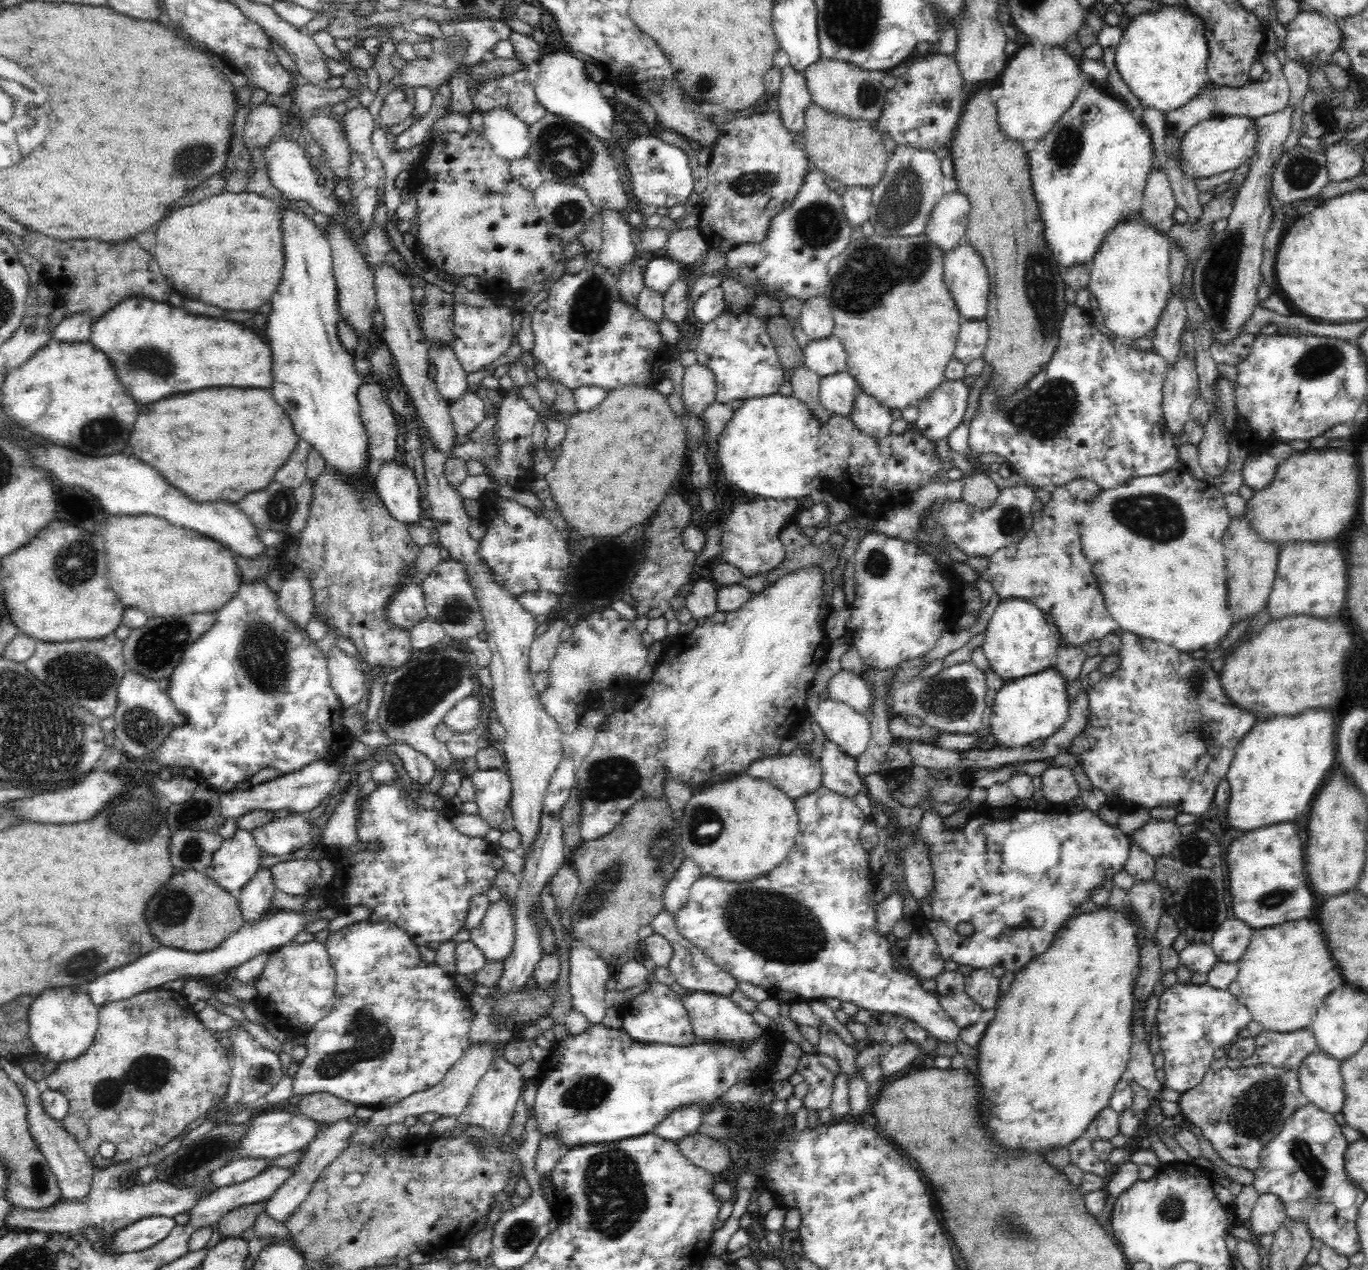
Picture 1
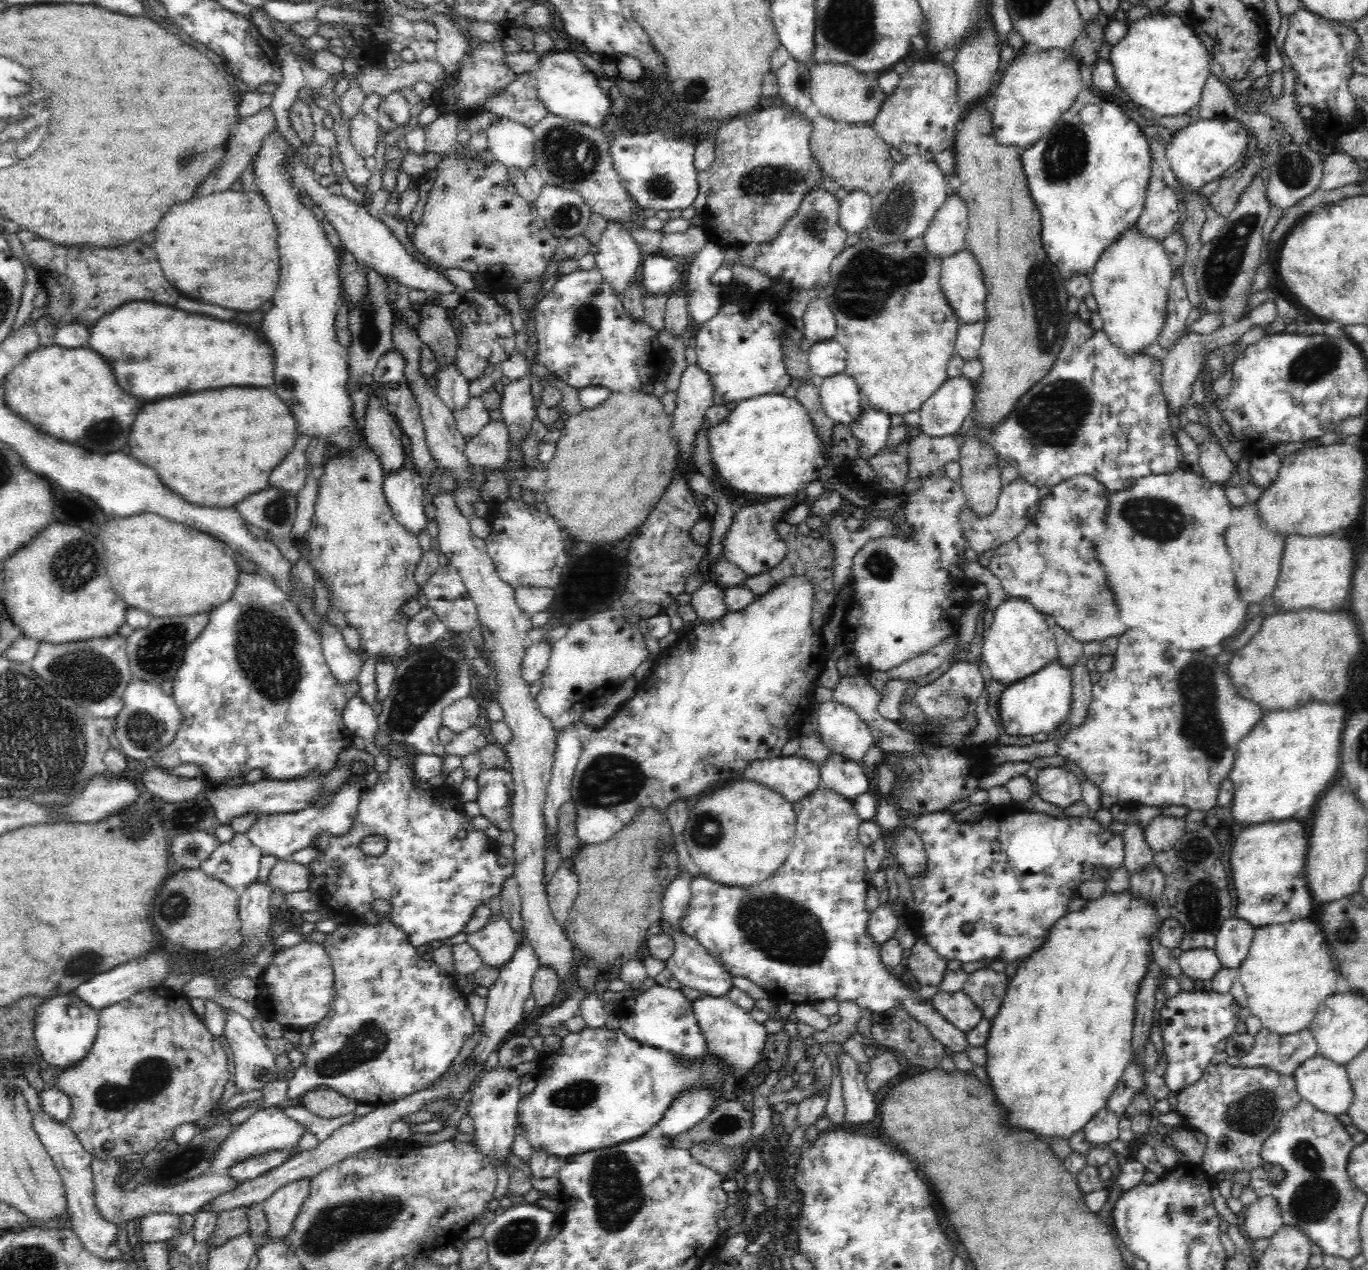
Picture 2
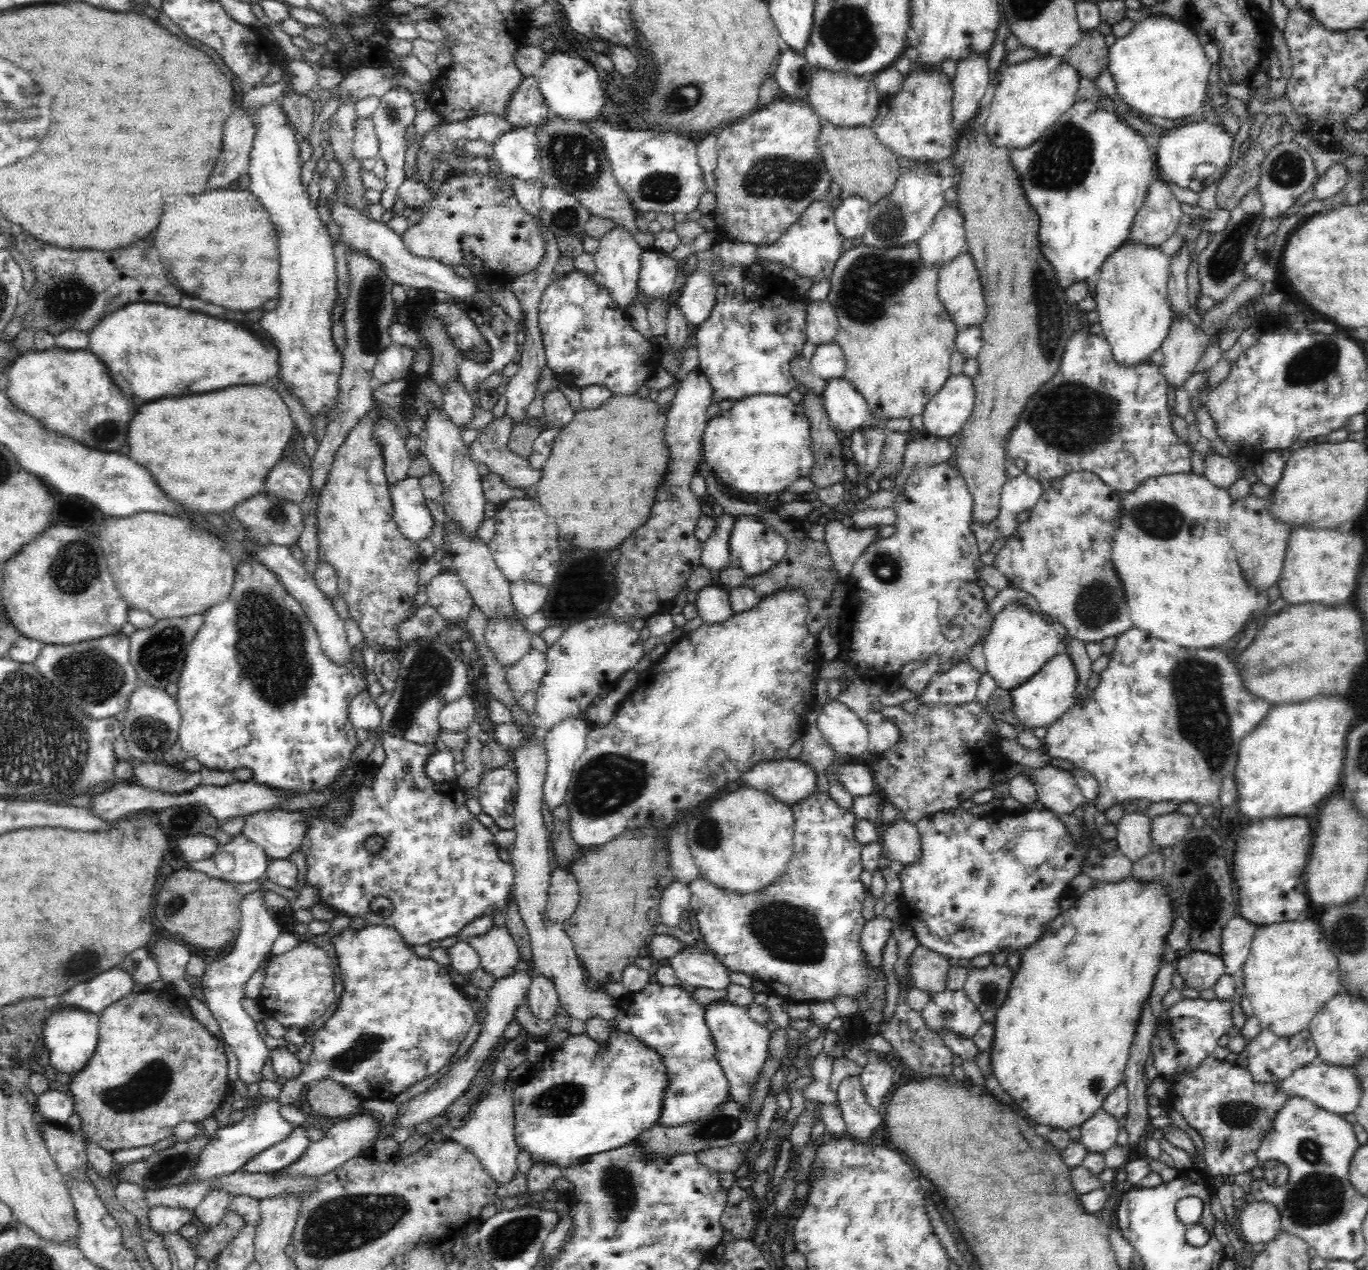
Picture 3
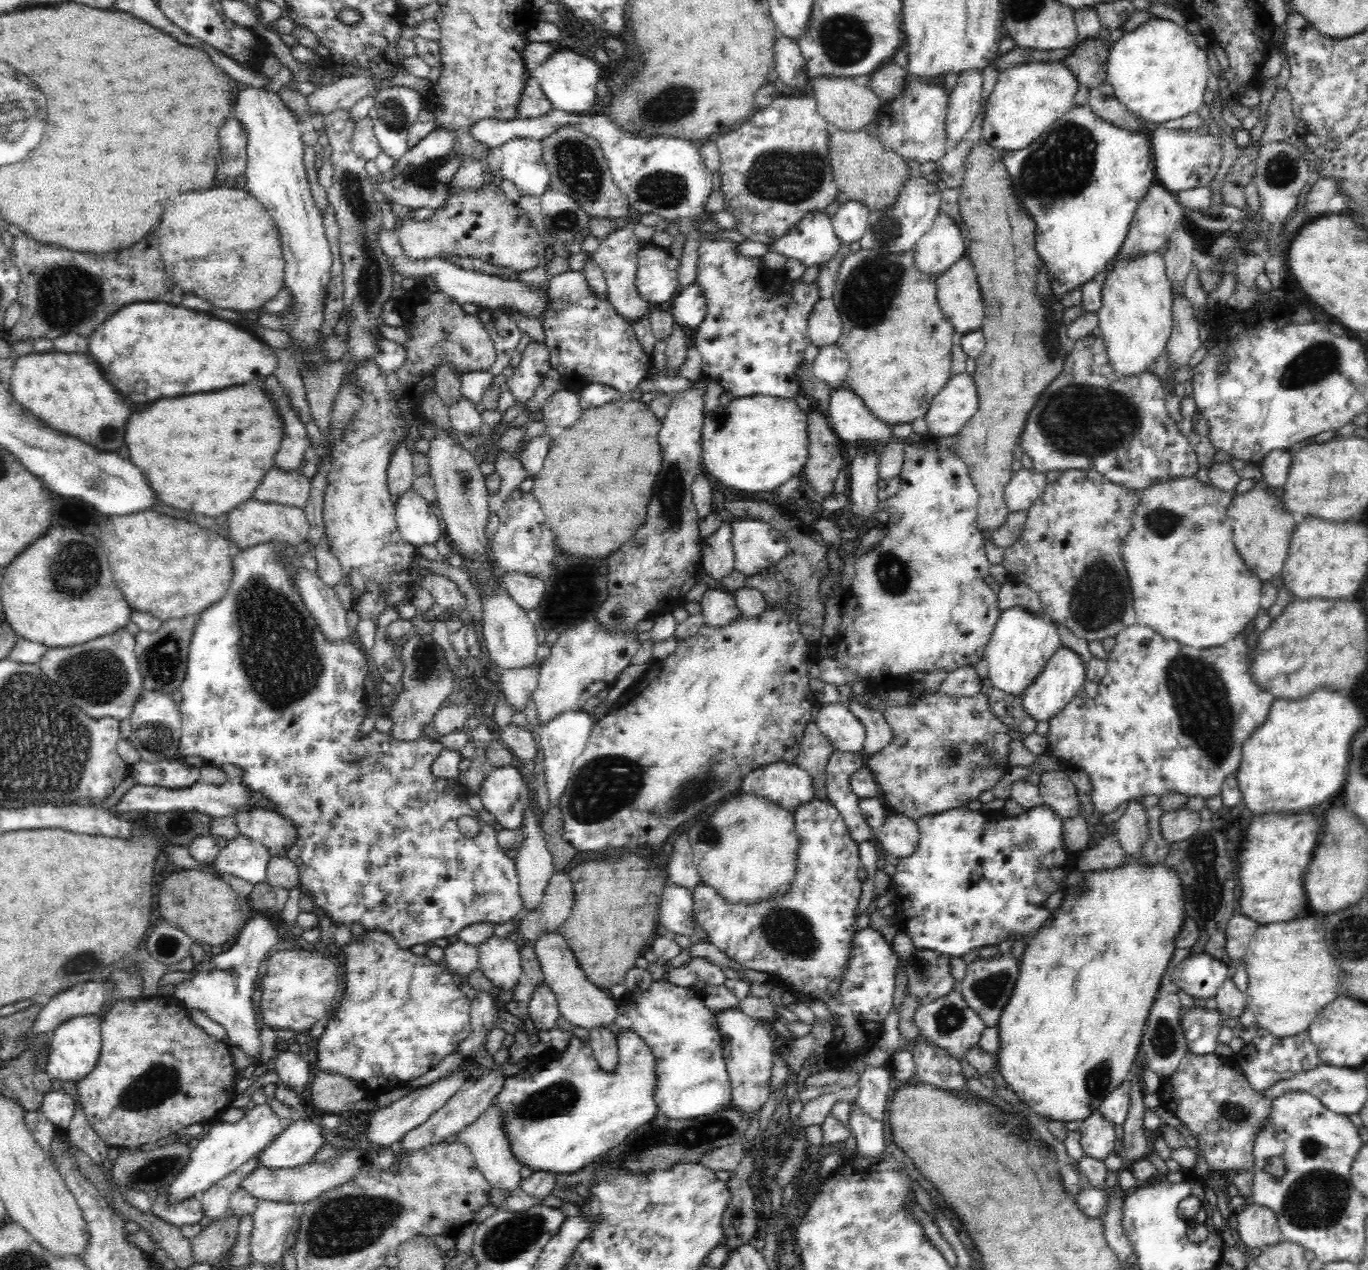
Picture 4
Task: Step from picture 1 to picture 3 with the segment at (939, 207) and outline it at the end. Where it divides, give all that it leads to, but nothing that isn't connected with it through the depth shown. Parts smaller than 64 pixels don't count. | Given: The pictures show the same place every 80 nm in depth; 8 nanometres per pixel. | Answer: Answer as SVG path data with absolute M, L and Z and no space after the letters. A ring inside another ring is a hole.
M956 202L944 205L934 217L931 228L917 241L925 266L942 267L966 249L965 220Z

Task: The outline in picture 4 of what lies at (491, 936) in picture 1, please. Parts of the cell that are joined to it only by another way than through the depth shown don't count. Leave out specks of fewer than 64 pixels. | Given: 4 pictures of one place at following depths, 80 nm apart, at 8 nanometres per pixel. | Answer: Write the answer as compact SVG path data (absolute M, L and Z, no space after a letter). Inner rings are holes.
M510 936L490 937L476 944L479 969L492 981L497 990L514 988L523 980L518 945Z

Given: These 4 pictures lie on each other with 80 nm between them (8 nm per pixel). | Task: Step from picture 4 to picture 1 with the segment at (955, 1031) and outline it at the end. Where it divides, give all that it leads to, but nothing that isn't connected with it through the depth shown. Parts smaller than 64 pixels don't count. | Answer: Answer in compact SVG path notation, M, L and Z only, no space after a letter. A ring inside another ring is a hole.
M965 991L938 997L940 1006L961 1029L974 1024L982 1014L983 1008Z

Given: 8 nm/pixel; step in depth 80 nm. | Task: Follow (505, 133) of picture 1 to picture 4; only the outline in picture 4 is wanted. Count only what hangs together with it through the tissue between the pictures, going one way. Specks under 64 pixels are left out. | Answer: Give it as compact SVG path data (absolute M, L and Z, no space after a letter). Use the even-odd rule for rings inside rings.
M512 138L497 147L497 154L504 179L512 180L519 194L541 196L548 188L550 176L542 160L540 141Z

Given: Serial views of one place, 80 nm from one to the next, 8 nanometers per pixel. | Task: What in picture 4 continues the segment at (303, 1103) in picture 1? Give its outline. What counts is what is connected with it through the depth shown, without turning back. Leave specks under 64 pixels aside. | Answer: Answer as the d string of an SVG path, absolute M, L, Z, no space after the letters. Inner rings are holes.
M316 1074L310 1086L310 1098L324 1115L341 1115L365 1097L364 1090L338 1074Z

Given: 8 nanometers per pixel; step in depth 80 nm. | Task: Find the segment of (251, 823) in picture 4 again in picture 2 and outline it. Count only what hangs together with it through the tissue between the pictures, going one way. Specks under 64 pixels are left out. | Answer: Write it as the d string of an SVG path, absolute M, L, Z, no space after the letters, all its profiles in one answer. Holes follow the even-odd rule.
M351 774L345 785L326 807L314 806L300 809L300 812L273 815L259 813L256 822L248 829L248 838L254 846L259 848L261 857L270 855L279 858L280 861L291 860L292 854L308 848L308 845L318 840L322 833L330 833L334 836L347 835L352 828L356 807L361 801L361 793L364 790L366 790L364 776Z

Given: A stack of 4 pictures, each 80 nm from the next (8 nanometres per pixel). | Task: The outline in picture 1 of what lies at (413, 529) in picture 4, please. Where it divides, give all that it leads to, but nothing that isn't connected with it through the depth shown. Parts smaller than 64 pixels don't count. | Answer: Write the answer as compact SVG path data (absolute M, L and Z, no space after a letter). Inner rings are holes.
M388 460L380 466L374 485L380 501L394 520L400 523L418 522L419 483L412 469Z

